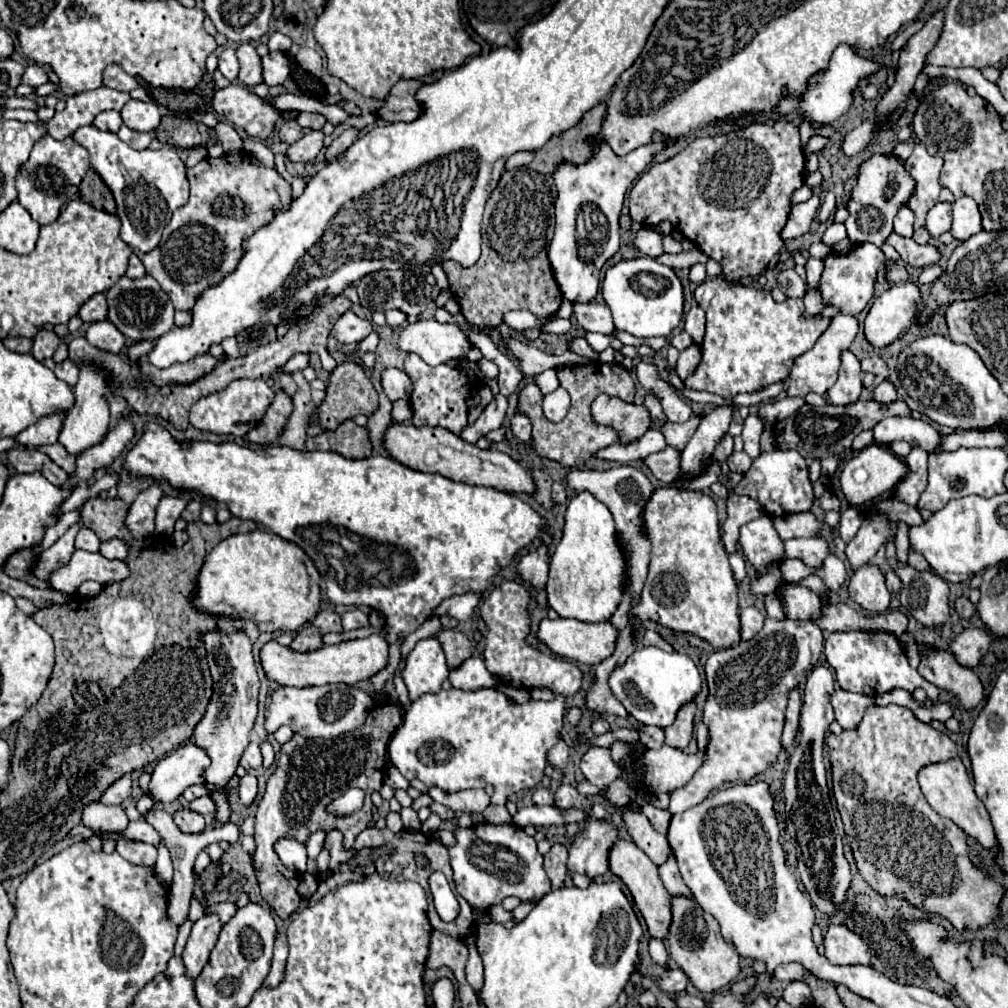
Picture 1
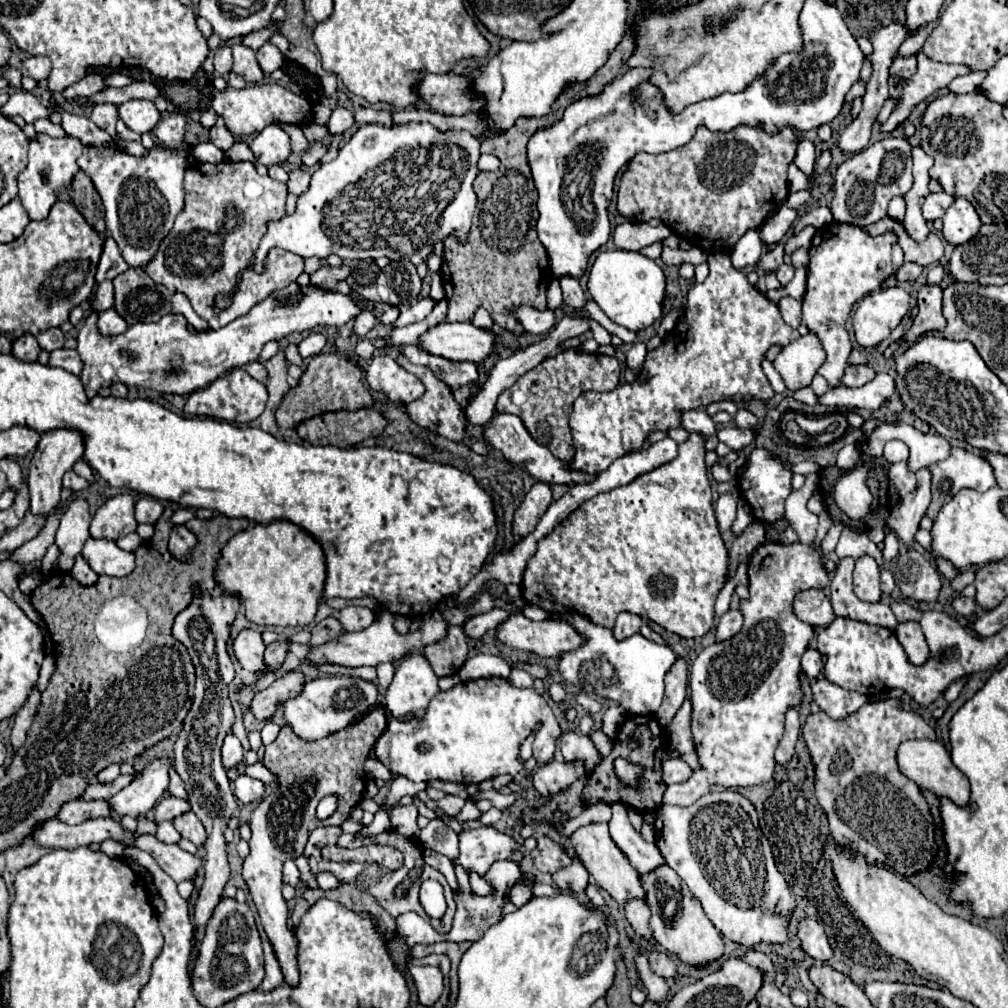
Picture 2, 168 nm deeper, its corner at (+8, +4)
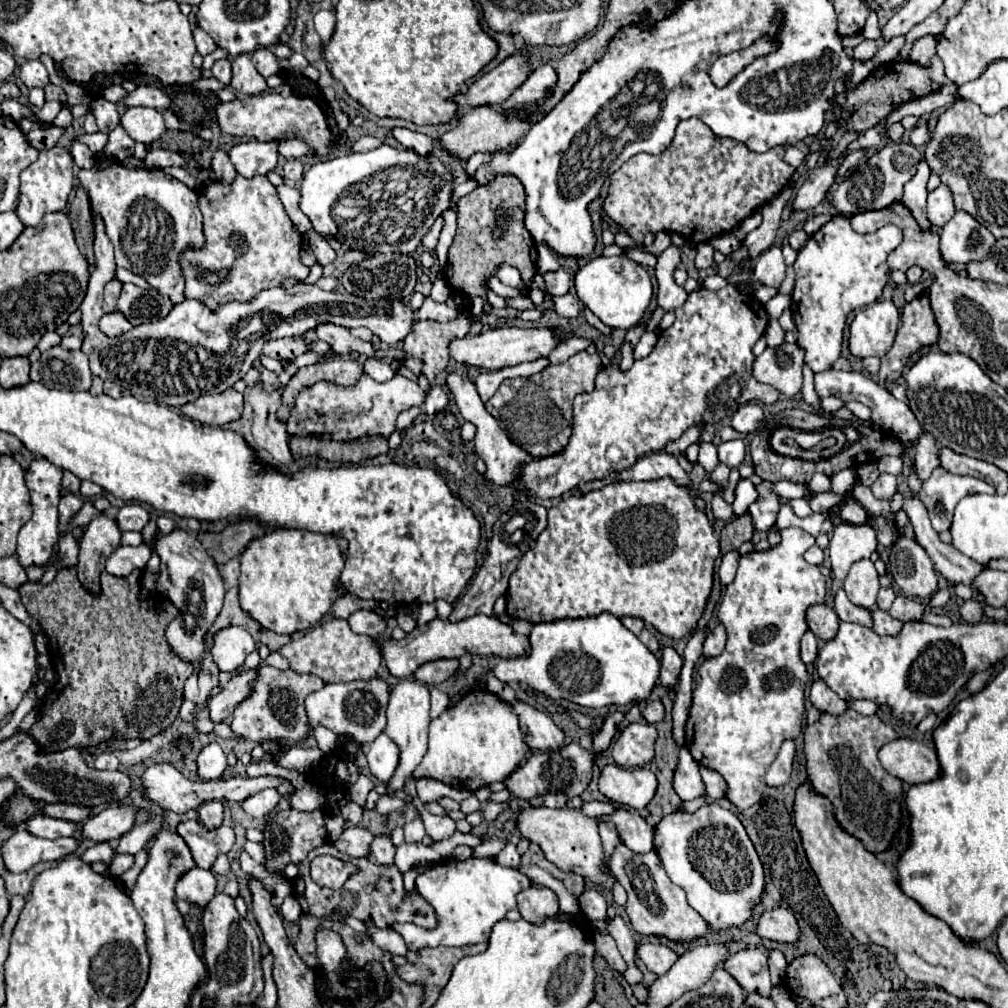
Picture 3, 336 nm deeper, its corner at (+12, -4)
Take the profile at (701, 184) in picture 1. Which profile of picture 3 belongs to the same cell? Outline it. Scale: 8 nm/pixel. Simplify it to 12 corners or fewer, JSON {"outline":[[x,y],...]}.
{"outline":[[702,120],[610,176],[638,244],[700,244],[772,202],[794,168]]}

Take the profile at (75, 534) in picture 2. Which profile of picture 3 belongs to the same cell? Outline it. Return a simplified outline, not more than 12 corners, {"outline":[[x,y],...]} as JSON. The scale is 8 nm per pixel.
{"outline":[[62,494],[58,512],[60,528],[68,526],[70,518],[82,508],[76,494]]}

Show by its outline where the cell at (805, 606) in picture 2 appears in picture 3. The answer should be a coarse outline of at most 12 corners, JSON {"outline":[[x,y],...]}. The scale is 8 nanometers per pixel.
{"outline":[[826,604],[808,608],[808,628],[832,640],[840,618]]}

